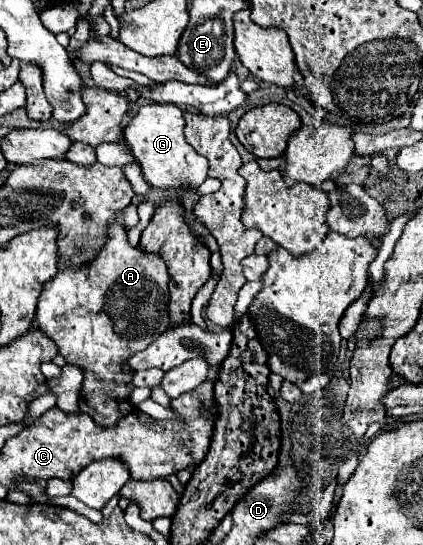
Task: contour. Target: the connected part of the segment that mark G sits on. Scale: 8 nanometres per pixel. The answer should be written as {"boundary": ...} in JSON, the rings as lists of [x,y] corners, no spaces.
{"boundary":[[[148,103],[126,123],[124,137],[132,149],[132,155],[142,167],[144,179],[156,189],[198,189],[208,175],[206,157],[198,155],[184,139],[184,115],[182,109],[170,103]]]}

